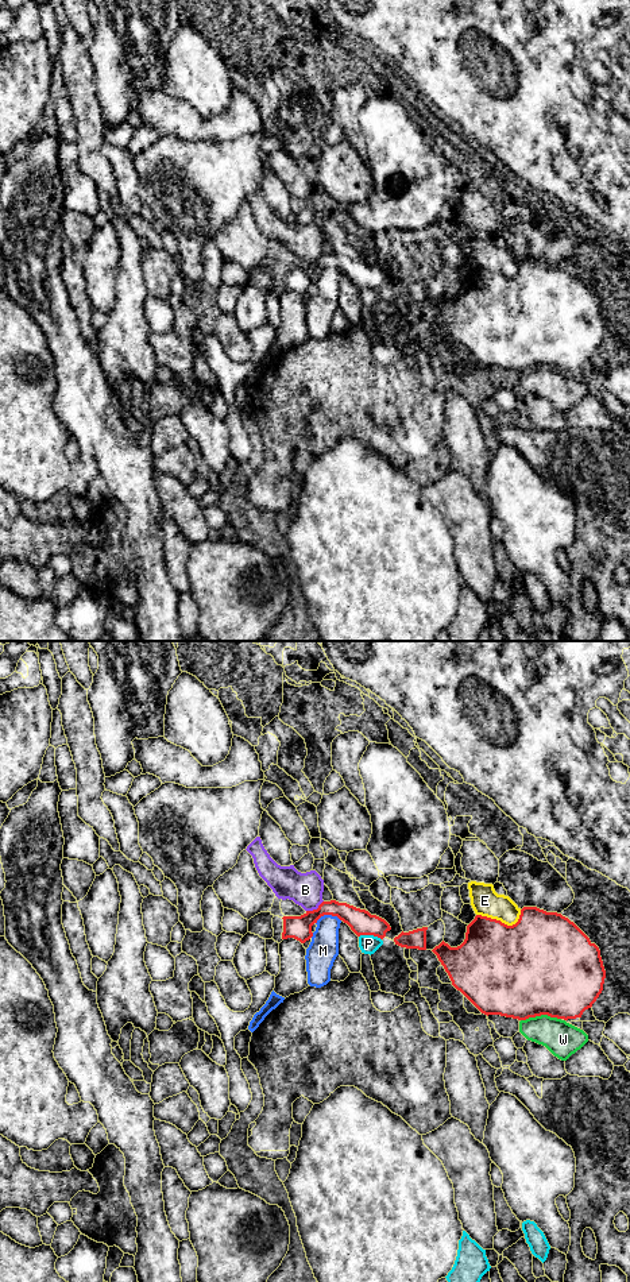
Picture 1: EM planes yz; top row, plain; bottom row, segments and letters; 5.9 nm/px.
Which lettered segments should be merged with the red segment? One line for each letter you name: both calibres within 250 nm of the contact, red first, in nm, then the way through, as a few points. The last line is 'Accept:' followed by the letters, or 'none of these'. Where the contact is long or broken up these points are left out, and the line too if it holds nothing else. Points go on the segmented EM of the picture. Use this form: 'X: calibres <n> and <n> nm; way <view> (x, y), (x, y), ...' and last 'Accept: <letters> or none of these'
Accept: none of these

